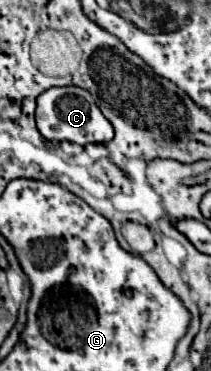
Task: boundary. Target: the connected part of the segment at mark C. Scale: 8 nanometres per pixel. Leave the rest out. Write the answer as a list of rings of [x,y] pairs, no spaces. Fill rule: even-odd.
[[[65,86],[65,88],[49,88],[37,98],[37,130],[47,140],[69,140],[75,144],[91,144],[91,142],[109,142],[113,138],[113,126],[111,122],[101,114],[99,106],[95,104],[93,96],[77,86]]]

